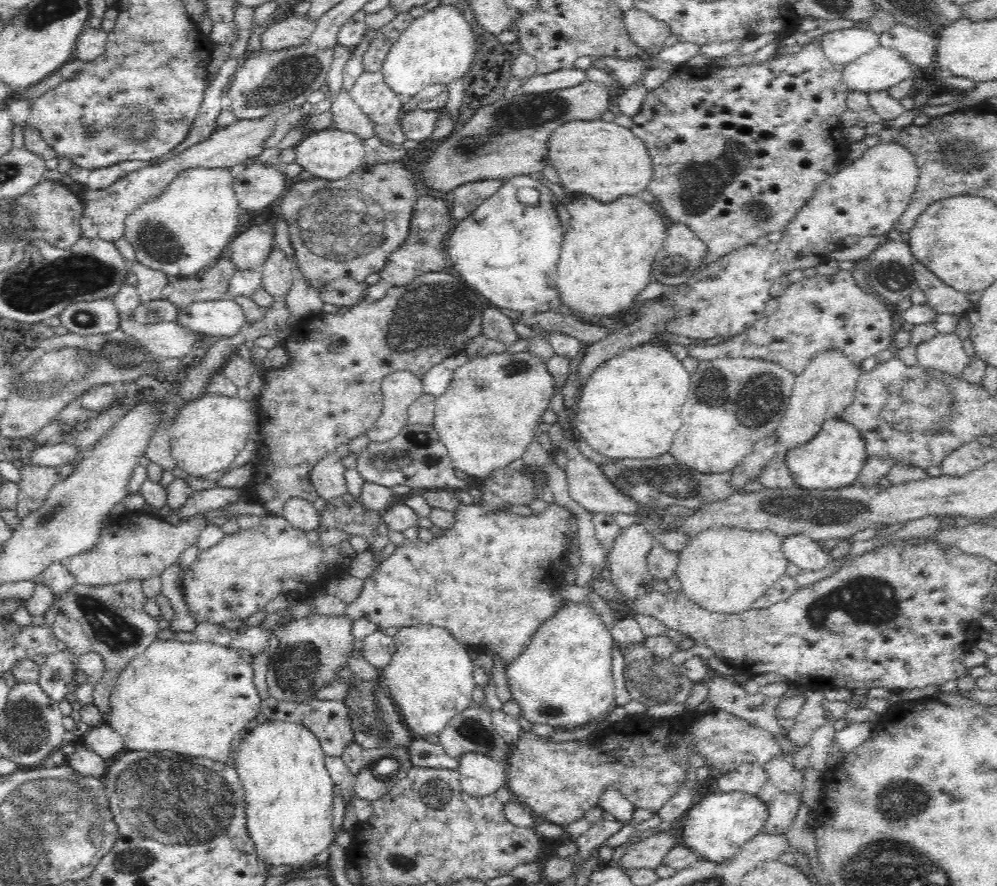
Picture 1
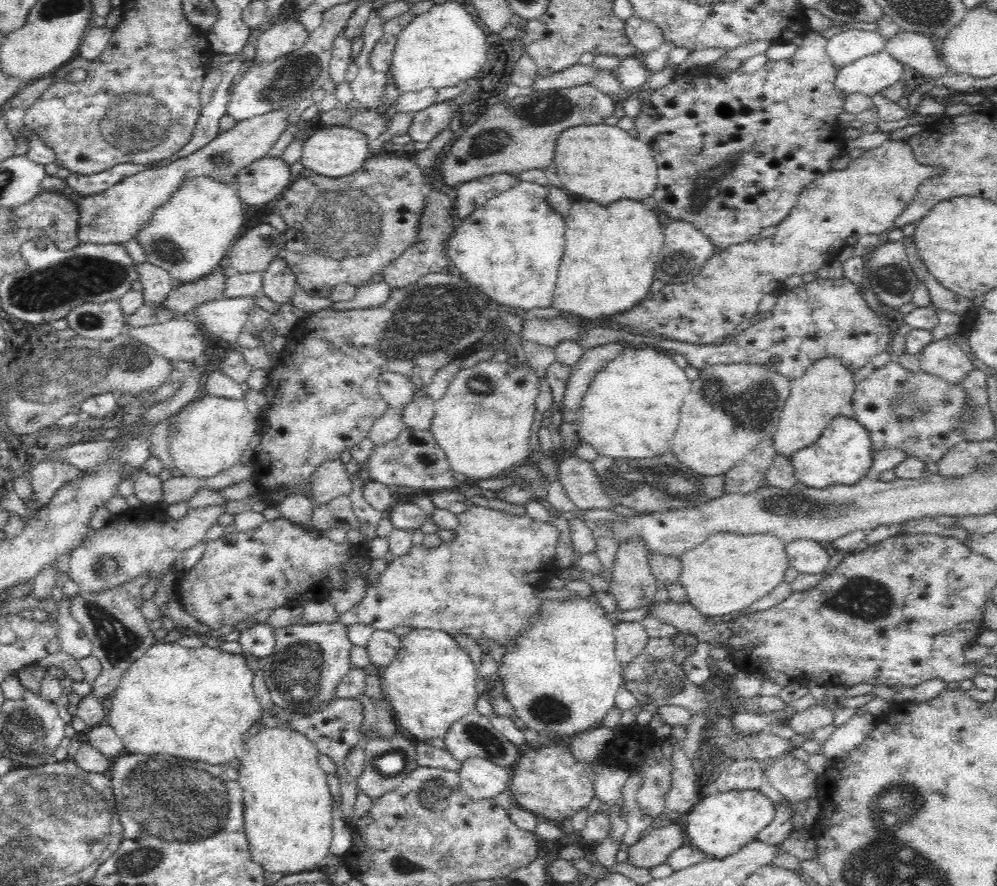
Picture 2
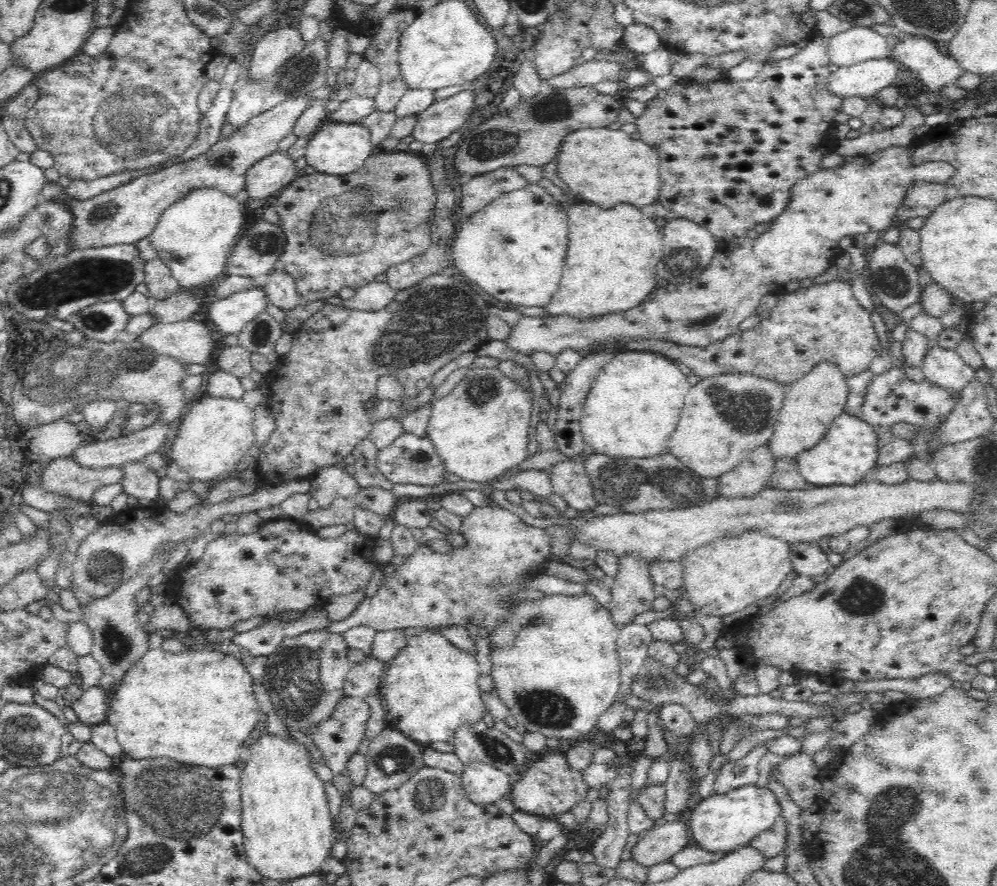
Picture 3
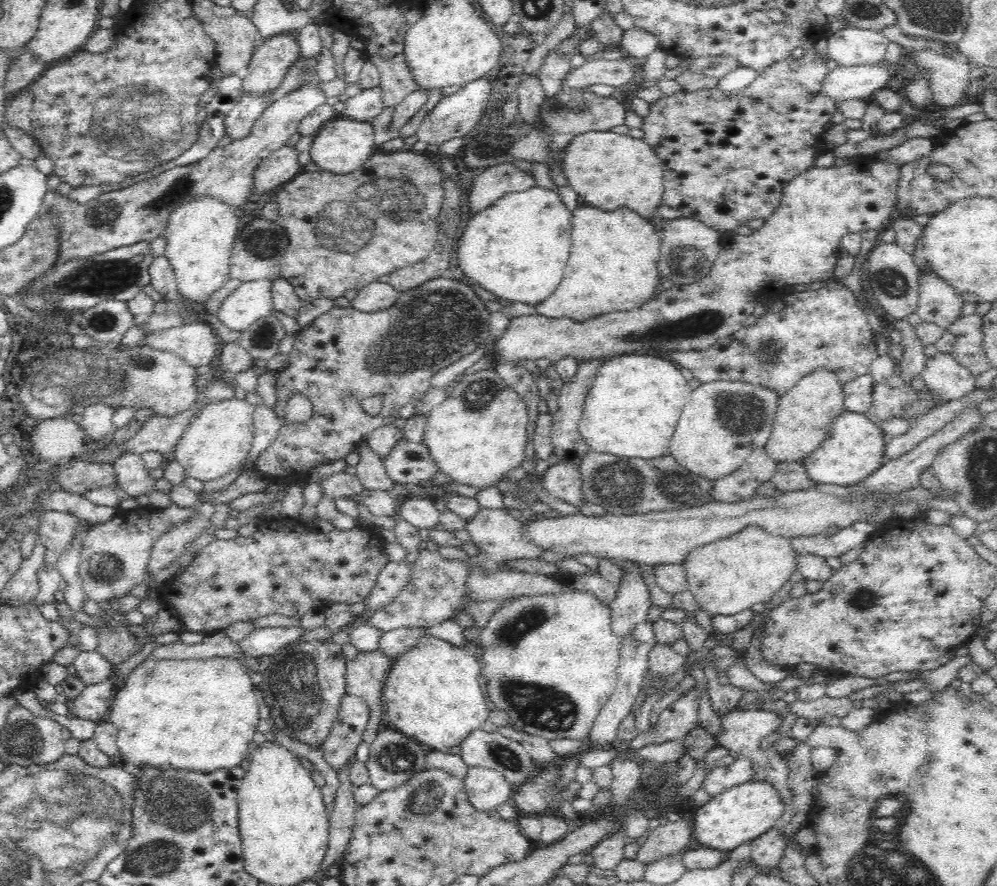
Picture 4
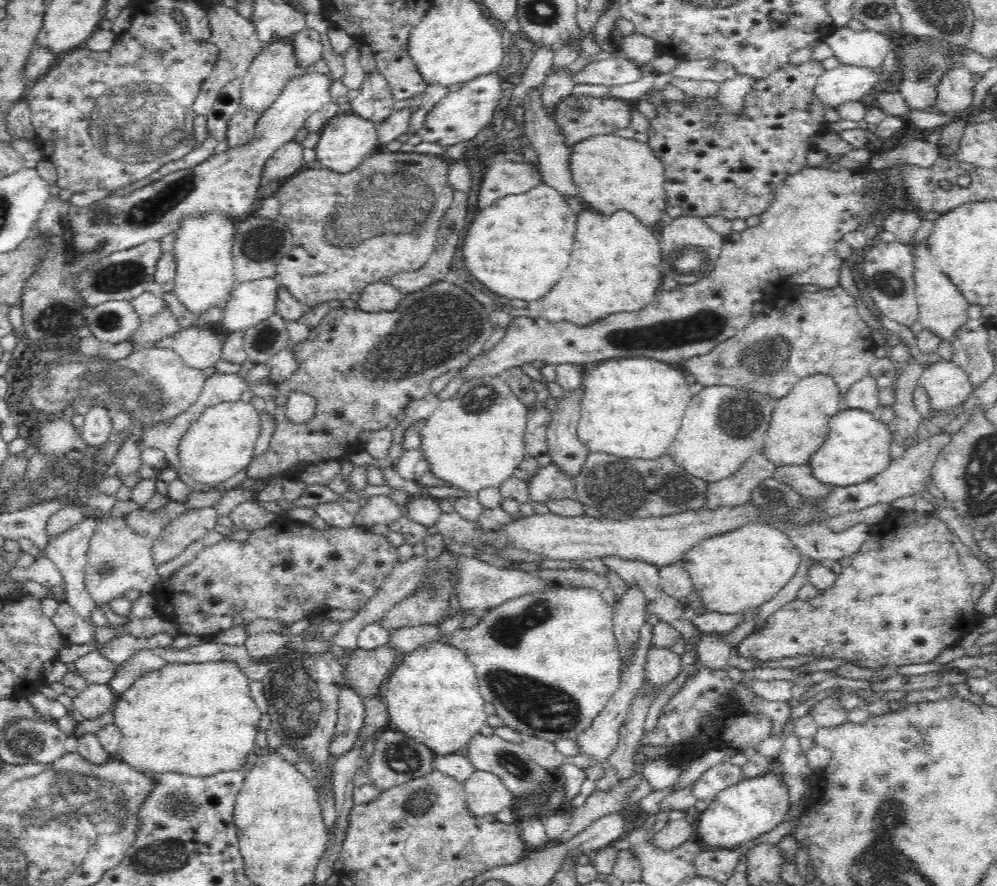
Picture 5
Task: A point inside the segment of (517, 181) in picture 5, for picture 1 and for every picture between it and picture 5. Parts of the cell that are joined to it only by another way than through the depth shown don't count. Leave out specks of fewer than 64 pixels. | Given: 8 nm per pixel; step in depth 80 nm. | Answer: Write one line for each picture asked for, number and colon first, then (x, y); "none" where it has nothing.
1: (467, 198)
2: (472, 195)
3: (477, 192)
4: (489, 185)

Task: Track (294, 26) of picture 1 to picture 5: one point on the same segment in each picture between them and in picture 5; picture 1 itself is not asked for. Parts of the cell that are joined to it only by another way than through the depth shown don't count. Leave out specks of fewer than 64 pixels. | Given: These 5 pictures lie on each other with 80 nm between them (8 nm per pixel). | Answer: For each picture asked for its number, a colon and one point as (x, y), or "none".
2: (280, 38)
3: (275, 48)
4: (273, 57)
5: (269, 72)

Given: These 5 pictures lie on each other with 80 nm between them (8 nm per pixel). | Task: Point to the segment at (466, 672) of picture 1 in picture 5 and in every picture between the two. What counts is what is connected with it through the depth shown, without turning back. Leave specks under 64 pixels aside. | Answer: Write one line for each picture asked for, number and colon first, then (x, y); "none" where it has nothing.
2: (431, 683)
3: (430, 689)
4: (431, 694)
5: (432, 697)

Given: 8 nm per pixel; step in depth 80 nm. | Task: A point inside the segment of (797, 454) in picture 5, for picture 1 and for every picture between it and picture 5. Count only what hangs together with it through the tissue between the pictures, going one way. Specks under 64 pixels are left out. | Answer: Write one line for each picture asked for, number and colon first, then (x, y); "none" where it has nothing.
1: (826, 388)
2: (826, 390)
3: (811, 404)
4: (801, 422)

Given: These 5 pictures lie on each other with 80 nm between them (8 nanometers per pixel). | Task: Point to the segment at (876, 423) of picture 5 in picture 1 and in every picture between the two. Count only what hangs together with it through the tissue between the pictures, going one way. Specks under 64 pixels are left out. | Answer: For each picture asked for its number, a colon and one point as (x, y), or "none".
1: (834, 458)
2: (842, 455)
3: (848, 451)
4: (854, 448)

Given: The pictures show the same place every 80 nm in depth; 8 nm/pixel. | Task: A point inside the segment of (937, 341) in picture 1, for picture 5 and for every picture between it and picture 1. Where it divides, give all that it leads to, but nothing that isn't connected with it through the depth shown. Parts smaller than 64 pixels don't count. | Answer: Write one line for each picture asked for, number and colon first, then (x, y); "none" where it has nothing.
2: (945, 359)
3: (943, 367)
4: (947, 380)
5: (947, 385)

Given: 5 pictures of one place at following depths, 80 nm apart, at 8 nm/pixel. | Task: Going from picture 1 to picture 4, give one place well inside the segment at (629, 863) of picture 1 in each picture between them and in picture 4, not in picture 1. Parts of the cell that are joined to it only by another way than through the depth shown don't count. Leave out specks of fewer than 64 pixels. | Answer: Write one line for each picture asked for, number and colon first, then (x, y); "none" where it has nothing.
2: (655, 845)
3: (658, 844)
4: (663, 841)

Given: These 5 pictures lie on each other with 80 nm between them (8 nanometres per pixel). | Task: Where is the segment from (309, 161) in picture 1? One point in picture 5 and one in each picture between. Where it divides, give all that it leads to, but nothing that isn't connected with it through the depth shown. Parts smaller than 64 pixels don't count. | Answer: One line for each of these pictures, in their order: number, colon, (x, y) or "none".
2: (331, 150)
3: (336, 148)
4: (341, 145)
5: (346, 140)

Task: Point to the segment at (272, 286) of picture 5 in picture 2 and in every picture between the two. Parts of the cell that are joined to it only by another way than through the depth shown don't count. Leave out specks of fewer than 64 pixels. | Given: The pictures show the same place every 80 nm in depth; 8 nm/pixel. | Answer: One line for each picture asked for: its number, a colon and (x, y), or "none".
2: (226, 318)
3: (229, 315)
4: (253, 300)

